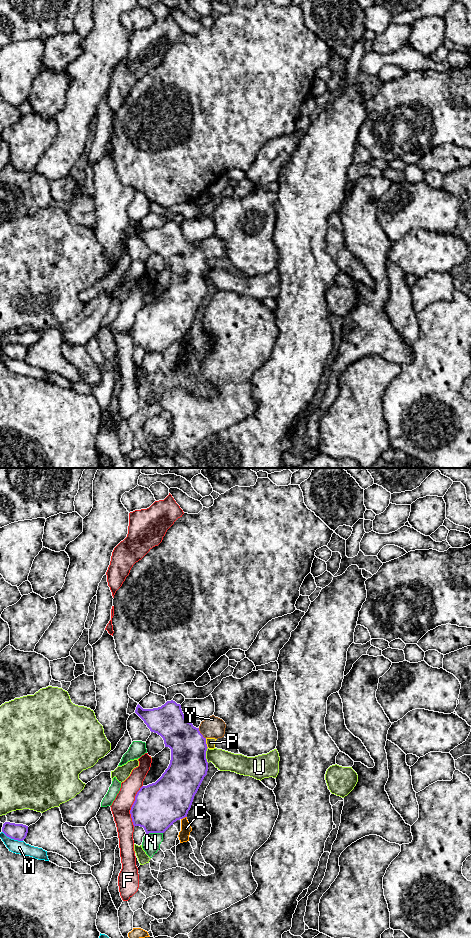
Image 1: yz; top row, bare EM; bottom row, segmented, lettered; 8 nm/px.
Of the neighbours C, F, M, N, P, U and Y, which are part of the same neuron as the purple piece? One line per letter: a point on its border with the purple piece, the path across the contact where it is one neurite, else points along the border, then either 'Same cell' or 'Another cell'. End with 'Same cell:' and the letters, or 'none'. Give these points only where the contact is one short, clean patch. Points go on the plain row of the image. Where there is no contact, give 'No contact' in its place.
C: Touches purple at yz (183, 337). Another cell
F: Touches purple at yz (132, 326). Another cell
M: Touches purple at yz (12, 358). Another cell
N: Touches purple at yz (154, 352). Another cell
P: Touches purple at yz (205, 263). Another cell
U: Touches purple at yz (205, 275). Another cell
Y: Touches purple at yz (200, 253). Path across: yz (188, 267), (200, 253), (213, 247). Same cell
Same cell: Y

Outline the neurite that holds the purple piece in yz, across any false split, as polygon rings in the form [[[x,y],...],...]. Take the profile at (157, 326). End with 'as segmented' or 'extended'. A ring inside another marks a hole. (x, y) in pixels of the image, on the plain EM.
[[[173,220],[153,229],[143,229],[138,224],[135,233],[151,252],[163,258],[165,267],[171,269],[171,280],[168,288],[155,303],[140,308],[130,334],[134,347],[143,347],[146,354],[164,353],[174,342],[187,337],[194,316],[208,291],[206,259],[224,257],[226,244],[212,235],[196,248],[185,239],[181,225]]]; extended

